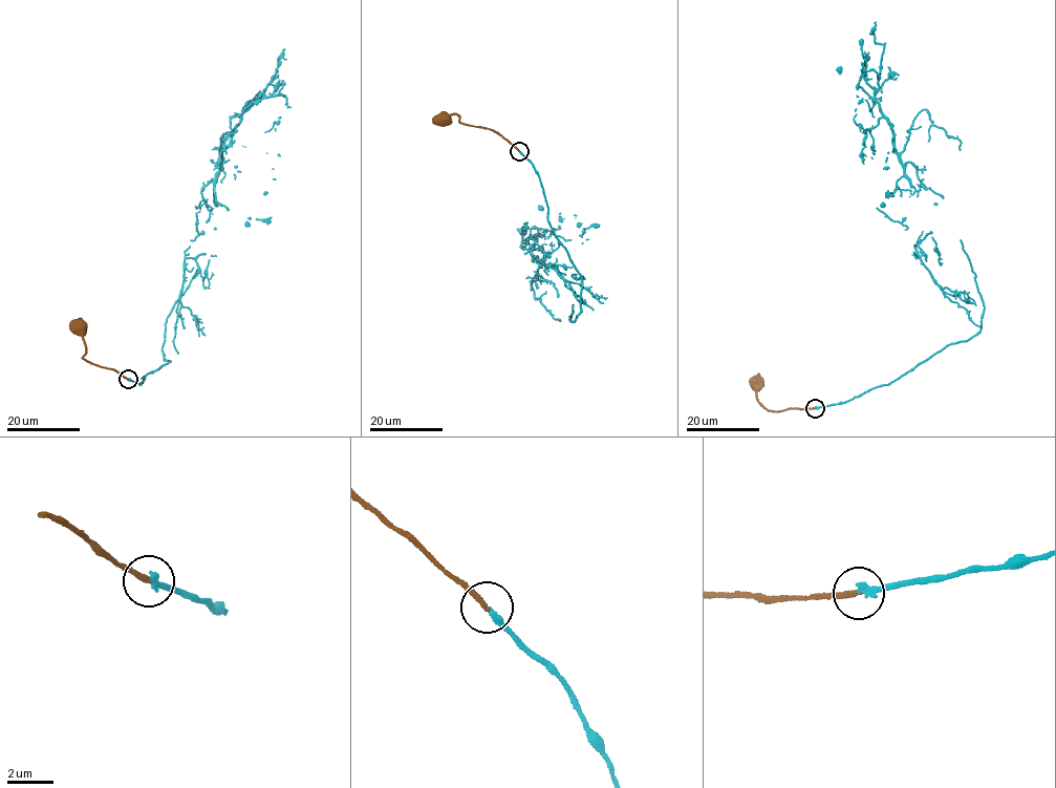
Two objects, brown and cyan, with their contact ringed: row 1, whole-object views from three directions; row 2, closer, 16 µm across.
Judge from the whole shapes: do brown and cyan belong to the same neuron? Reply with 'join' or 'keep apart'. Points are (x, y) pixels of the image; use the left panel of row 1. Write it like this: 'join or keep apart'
join

